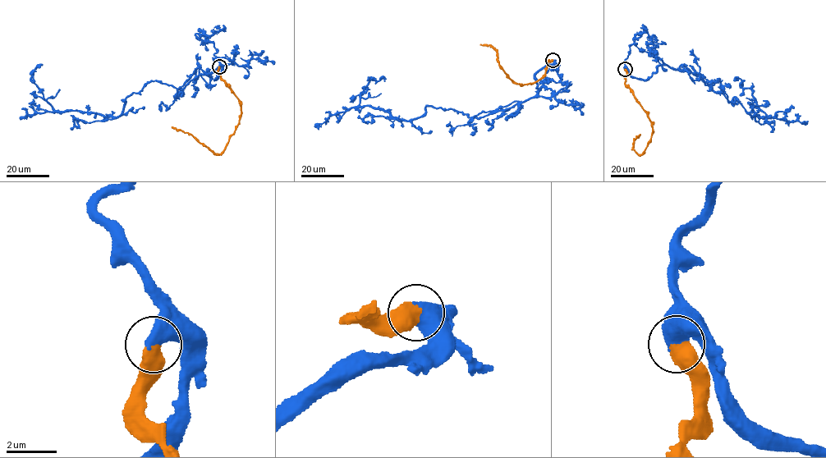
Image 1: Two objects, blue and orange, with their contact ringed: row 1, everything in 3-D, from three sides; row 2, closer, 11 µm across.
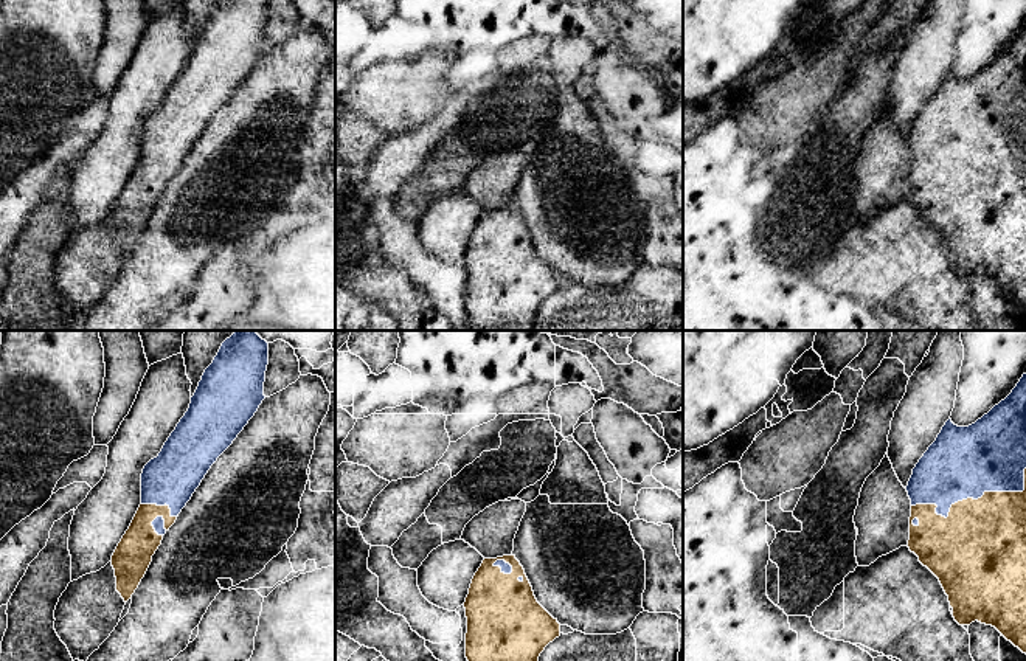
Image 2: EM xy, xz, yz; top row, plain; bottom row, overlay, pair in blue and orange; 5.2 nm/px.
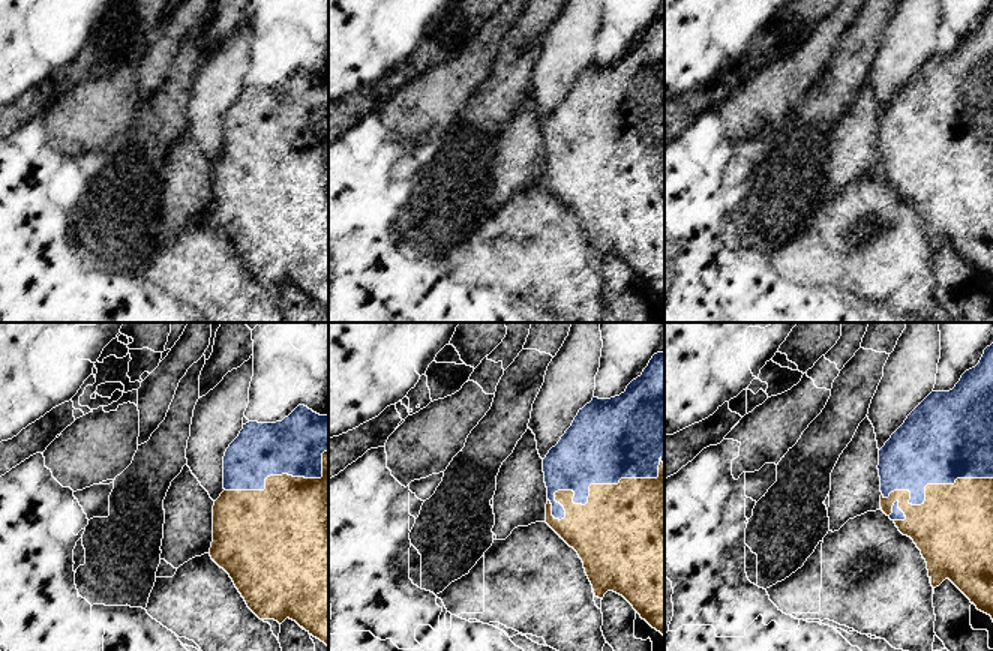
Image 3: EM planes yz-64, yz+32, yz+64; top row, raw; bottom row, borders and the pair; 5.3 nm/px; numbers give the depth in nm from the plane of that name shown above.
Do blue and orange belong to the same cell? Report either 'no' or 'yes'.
yes

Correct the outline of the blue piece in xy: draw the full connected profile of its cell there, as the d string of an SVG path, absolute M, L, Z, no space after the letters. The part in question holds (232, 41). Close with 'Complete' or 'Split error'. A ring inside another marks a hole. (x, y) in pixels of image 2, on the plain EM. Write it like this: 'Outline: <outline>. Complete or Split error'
Outline: M220 0L205 22L185 68L141 126L141 157L118 196L112 219L127 254L163 188L175 175L217 110L265 51L269 0Z. Split error

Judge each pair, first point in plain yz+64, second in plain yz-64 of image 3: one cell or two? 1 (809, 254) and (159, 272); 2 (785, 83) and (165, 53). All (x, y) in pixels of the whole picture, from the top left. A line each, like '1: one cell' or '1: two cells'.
1: one cell
2: two cells

